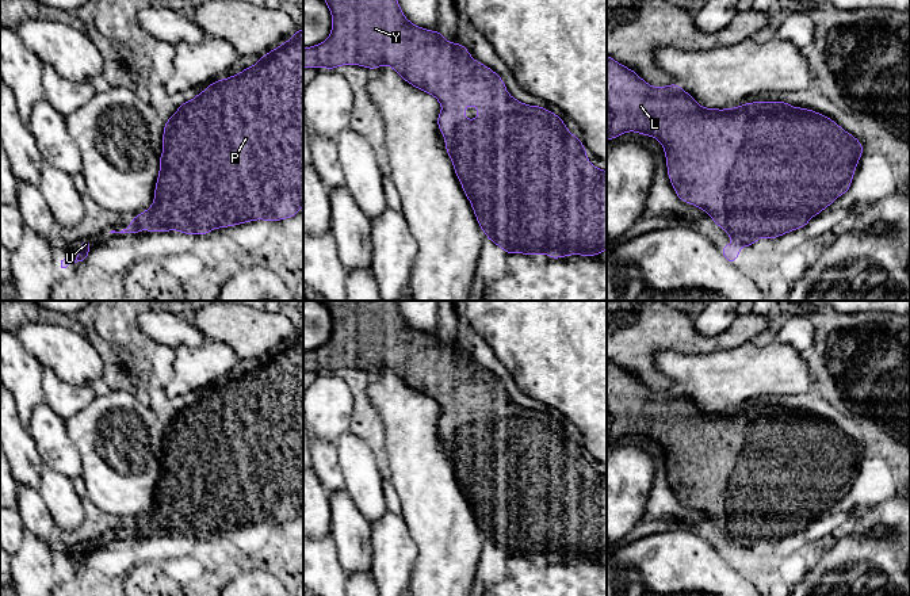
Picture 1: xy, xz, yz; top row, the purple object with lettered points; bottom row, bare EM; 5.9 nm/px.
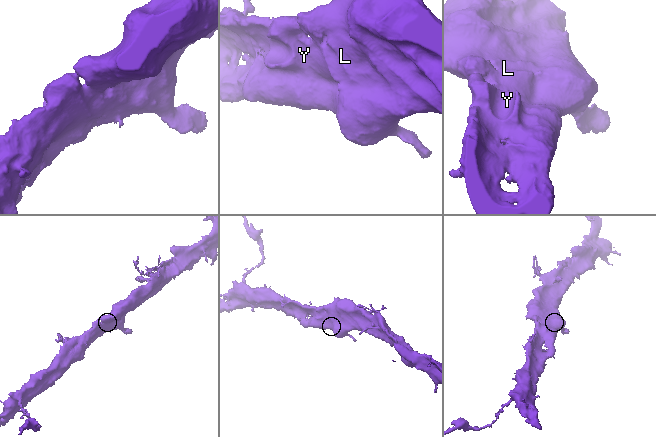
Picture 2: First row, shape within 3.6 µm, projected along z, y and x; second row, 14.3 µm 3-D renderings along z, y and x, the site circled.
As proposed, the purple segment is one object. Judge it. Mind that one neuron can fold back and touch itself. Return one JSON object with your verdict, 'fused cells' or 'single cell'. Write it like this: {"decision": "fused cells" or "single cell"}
{"decision": "single cell"}

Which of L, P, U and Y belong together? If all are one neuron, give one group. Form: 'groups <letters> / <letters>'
groups L P U Y

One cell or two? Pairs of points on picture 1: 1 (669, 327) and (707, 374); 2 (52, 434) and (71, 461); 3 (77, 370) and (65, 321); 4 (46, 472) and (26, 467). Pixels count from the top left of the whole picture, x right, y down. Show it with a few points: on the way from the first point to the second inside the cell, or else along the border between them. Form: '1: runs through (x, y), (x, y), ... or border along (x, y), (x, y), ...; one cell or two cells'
1: border along (723, 348), (704, 354), (661, 351); two cells
2: runs through (52, 440), (64, 454); one cell
3: border along (35, 321), (62, 325), (81, 335); two cells
4: border along (42, 462), (37, 488); two cells

